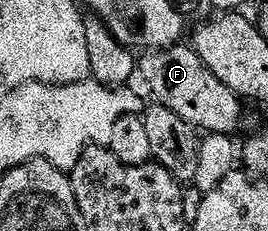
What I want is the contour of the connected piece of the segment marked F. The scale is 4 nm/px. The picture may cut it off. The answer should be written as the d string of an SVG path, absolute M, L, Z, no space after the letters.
M178 43L168 49L149 51L140 58L139 73L145 76L153 99L193 128L208 134L234 134L241 121L242 100L211 73L194 48L183 46Z

